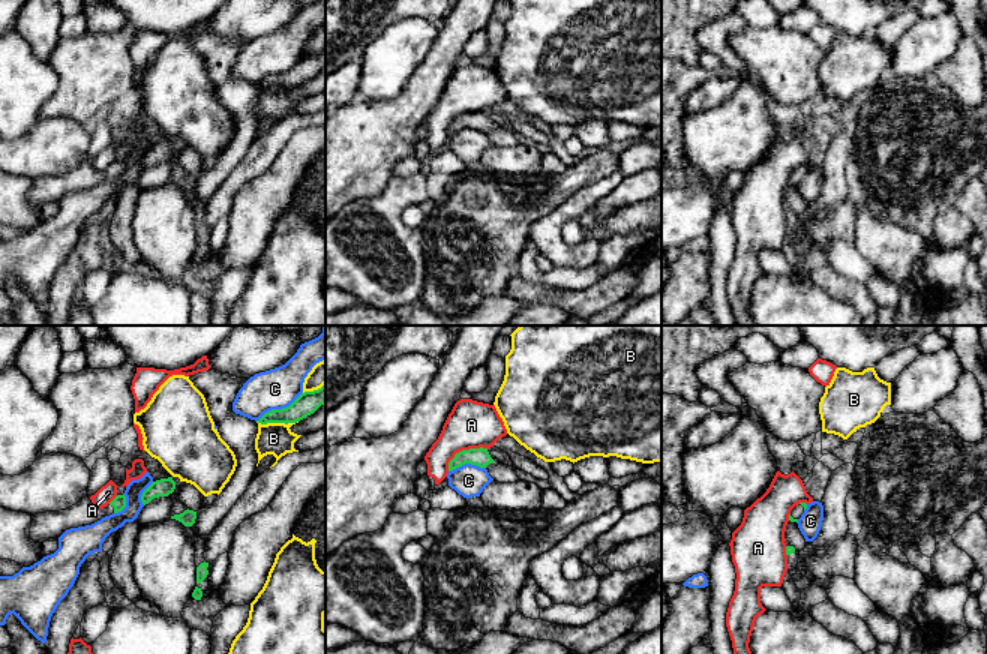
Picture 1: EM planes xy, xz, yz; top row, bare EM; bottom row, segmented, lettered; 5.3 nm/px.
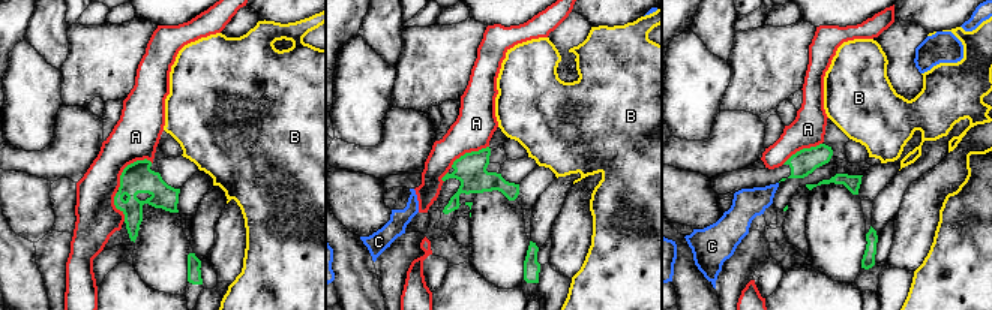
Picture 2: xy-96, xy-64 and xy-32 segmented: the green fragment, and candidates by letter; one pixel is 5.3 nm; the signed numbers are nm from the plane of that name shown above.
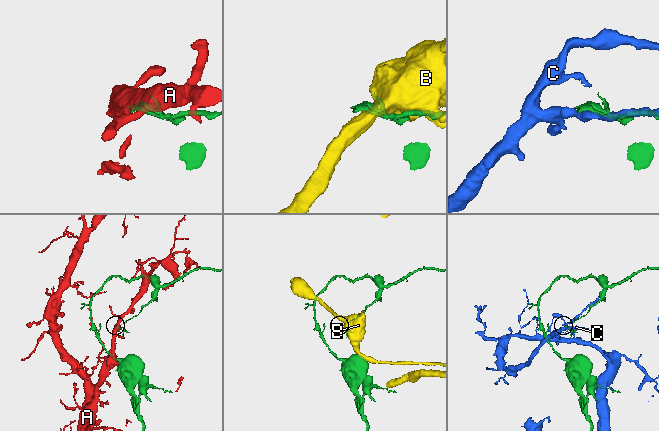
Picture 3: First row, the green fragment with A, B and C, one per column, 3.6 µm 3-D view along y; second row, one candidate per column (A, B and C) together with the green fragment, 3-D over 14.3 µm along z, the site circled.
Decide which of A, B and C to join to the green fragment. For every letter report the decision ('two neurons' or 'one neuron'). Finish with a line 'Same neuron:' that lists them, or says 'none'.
A: two neurons
B: two neurons
C: two neurons
Same neuron: none

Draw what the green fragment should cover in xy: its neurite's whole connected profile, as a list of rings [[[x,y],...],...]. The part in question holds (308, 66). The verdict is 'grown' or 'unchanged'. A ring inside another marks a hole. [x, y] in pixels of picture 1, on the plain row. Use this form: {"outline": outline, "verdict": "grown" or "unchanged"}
{"outline": [[[326,48],[314,56],[302,57],[290,70],[282,74],[272,74],[266,76],[258,87],[297,87],[304,81],[314,78],[321,69],[326,68]]], "verdict": "unchanged"}

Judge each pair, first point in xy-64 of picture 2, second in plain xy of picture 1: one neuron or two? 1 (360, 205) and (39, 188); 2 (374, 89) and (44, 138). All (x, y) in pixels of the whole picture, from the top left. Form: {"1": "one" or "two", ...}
{"1": "two", "2": "two"}

